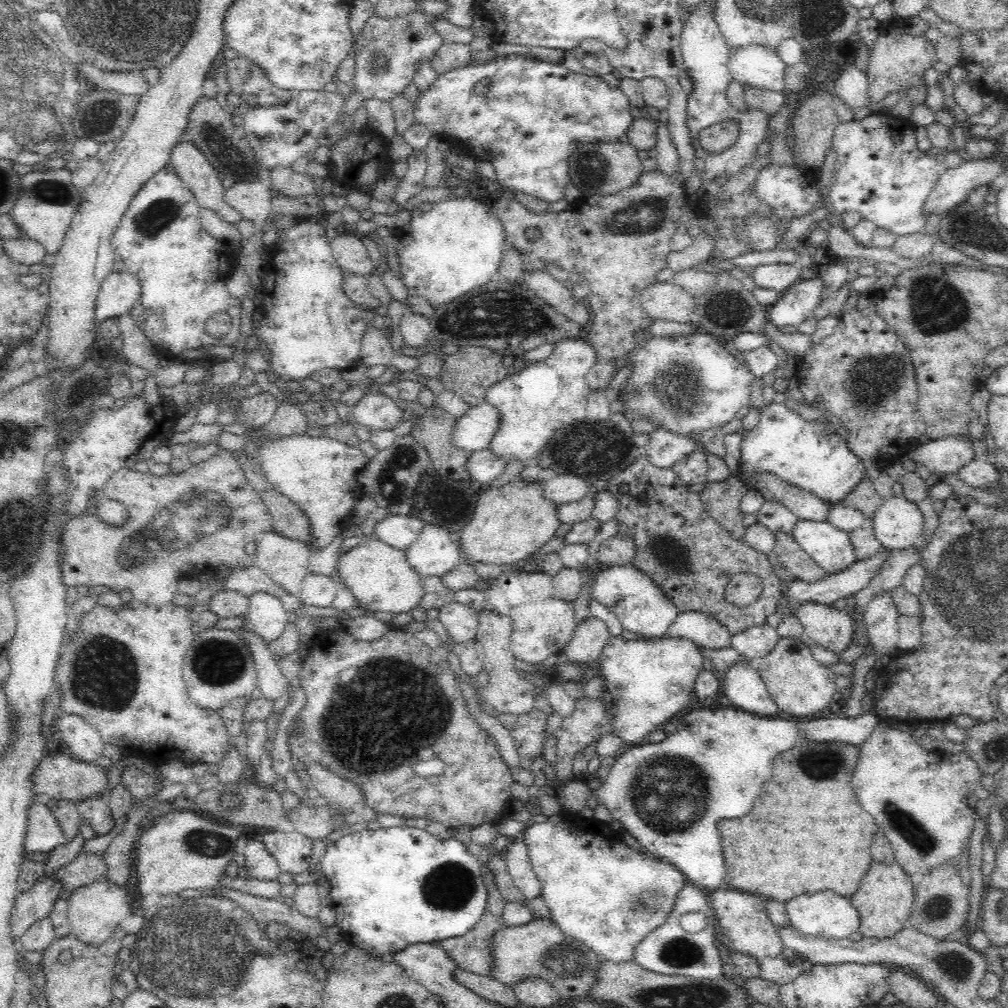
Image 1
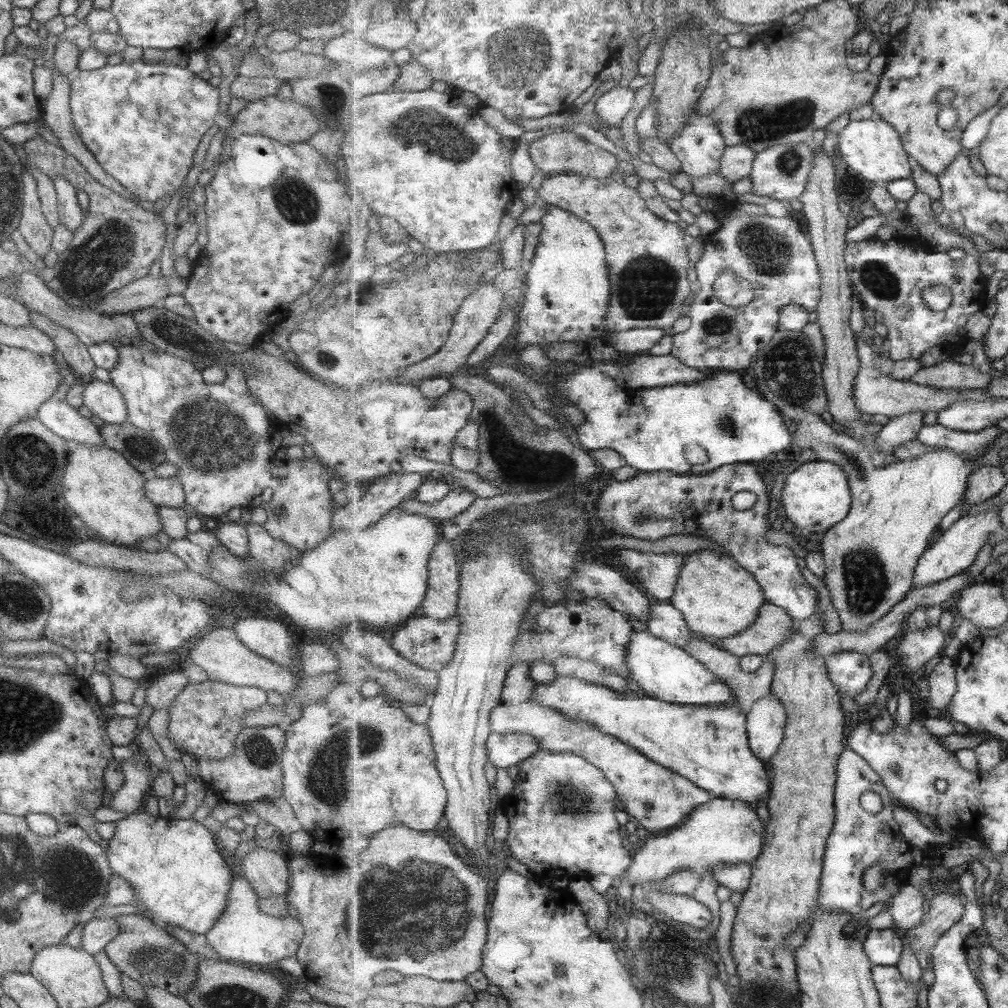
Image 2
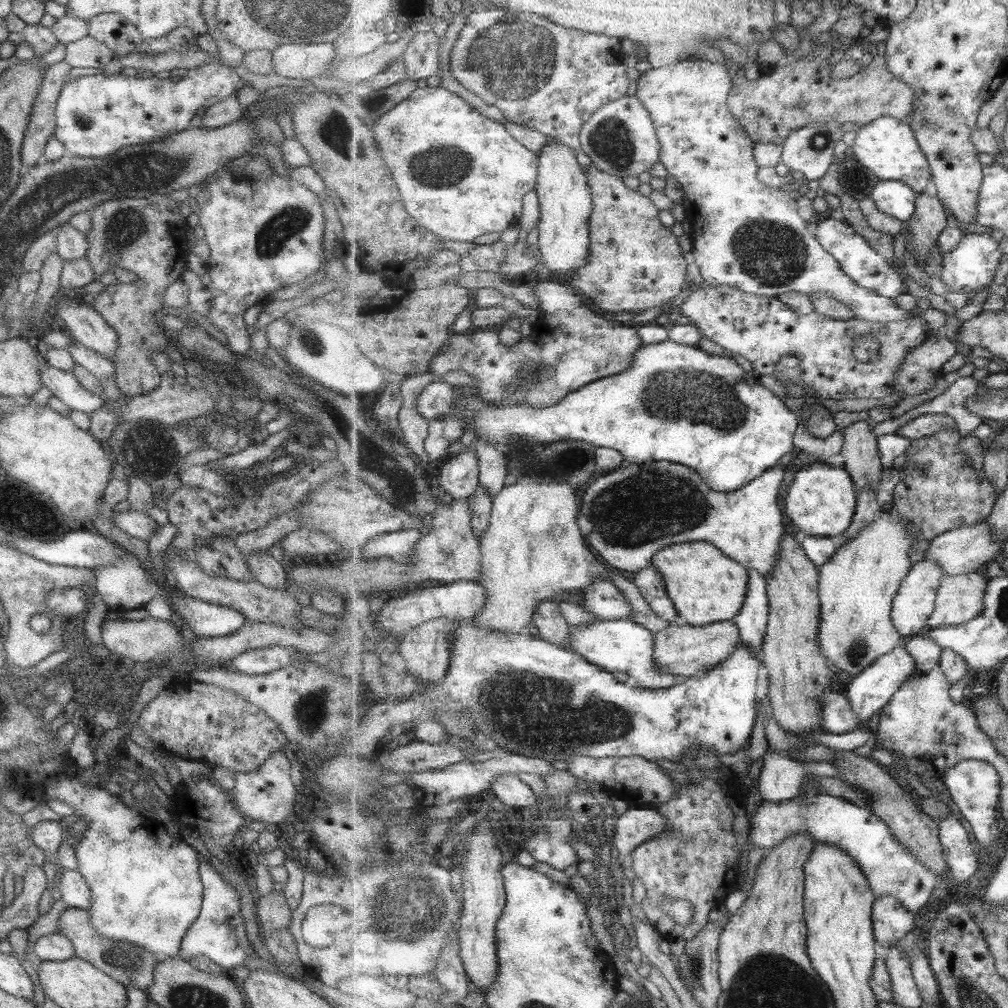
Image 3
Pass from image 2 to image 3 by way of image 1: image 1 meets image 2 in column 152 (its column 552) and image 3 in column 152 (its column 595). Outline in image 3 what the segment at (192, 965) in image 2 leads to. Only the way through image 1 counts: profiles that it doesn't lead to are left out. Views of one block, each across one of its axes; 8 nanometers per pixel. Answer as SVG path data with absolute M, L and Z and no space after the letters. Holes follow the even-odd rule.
M73 907L65 908L57 920L57 933L69 939L69 943L73 945L73 956L89 962L125 988L133 987L145 991L149 984L153 984L153 966L160 957L135 944L97 935L93 925L89 924L89 911Z

